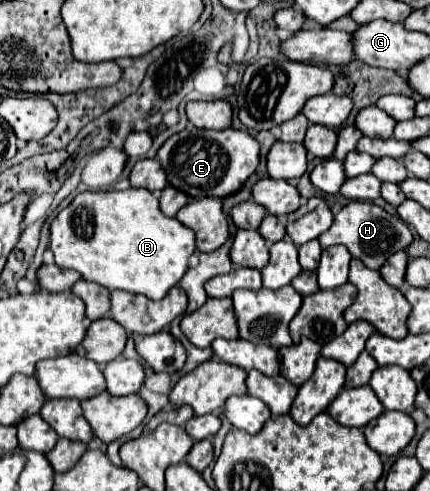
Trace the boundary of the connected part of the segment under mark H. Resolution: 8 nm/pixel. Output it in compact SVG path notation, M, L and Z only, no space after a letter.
M350 202L334 216L334 224L318 240L322 248L344 244L352 258L360 258L368 268L378 270L388 258L388 254L406 250L406 246L412 242L412 232L398 216L388 214L386 210L372 202Z

